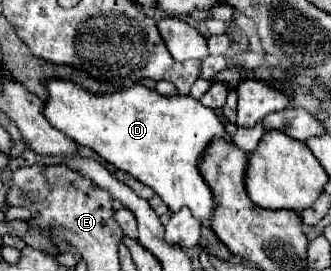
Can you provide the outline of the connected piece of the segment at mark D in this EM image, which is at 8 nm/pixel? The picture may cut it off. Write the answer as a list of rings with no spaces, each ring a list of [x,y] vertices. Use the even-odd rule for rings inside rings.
[[[49,78],[45,86],[49,98],[43,104],[43,116],[51,126],[153,188],[171,212],[179,212],[187,206],[195,218],[203,222],[211,218],[215,202],[199,174],[197,162],[213,138],[229,138],[211,108],[201,106],[199,100],[191,96],[161,96],[141,84],[113,94],[93,94],[63,78]]]

